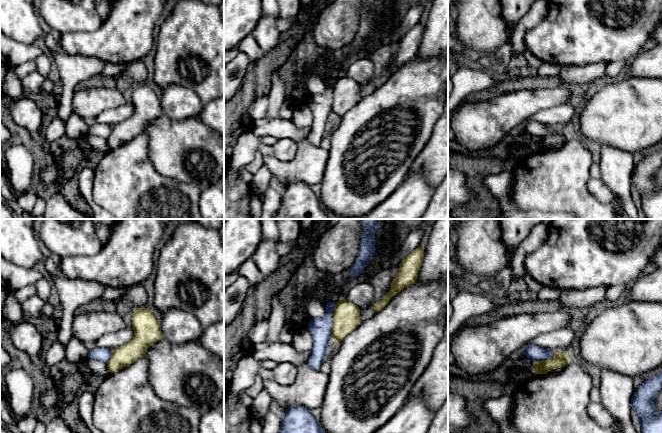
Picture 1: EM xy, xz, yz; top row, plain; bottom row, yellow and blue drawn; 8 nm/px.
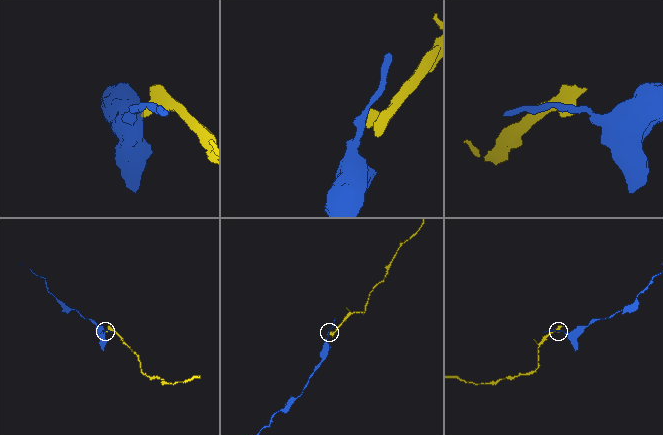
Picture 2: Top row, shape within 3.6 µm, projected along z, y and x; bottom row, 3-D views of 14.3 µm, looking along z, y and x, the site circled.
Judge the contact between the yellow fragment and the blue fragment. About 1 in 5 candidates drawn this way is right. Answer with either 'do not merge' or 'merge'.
do not merge

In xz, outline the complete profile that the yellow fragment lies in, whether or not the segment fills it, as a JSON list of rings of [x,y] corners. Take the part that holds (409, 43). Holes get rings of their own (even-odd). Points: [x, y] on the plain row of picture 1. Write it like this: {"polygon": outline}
{"polygon": [[[424,20],[417,23],[401,37],[399,49],[393,55],[389,68],[384,75],[374,80],[375,88],[381,87],[394,71],[416,57],[423,34]]]}

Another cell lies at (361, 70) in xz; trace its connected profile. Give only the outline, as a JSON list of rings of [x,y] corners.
[[[359,59],[347,68],[344,76],[361,83],[368,80],[372,76],[373,71],[374,65],[371,59]]]

